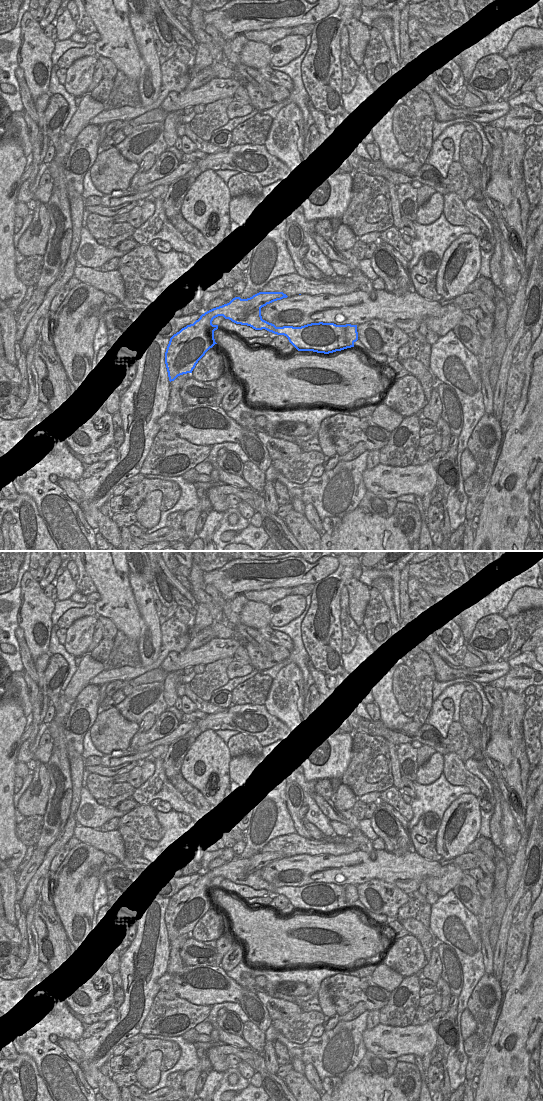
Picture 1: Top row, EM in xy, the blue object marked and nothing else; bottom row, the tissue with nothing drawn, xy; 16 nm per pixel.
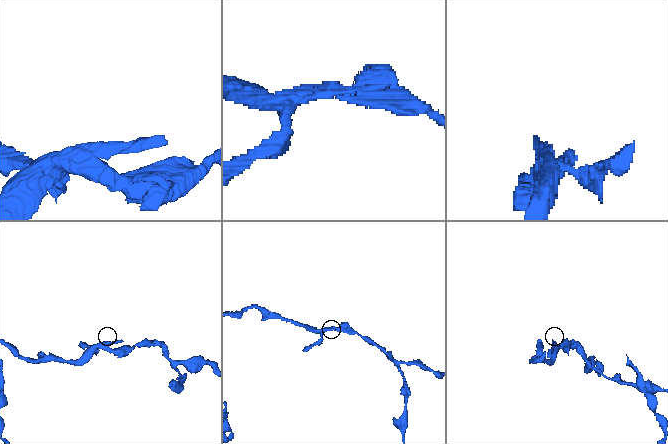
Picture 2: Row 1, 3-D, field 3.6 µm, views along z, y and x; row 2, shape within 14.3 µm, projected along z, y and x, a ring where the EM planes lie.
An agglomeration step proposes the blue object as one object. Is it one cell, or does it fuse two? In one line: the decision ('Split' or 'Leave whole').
Split.

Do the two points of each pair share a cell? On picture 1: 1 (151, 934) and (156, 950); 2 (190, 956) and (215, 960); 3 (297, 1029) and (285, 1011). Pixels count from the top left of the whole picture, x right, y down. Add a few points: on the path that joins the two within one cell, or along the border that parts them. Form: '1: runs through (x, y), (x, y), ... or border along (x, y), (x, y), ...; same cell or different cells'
1: runs through (151, 938), (152, 946); same cell
2: runs through (196, 957), (209, 960); same cell
3: border along (301, 1011), (272, 1020); different cells

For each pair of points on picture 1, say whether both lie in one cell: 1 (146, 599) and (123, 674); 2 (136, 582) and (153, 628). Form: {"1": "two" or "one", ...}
{"1": "two", "2": "one"}

